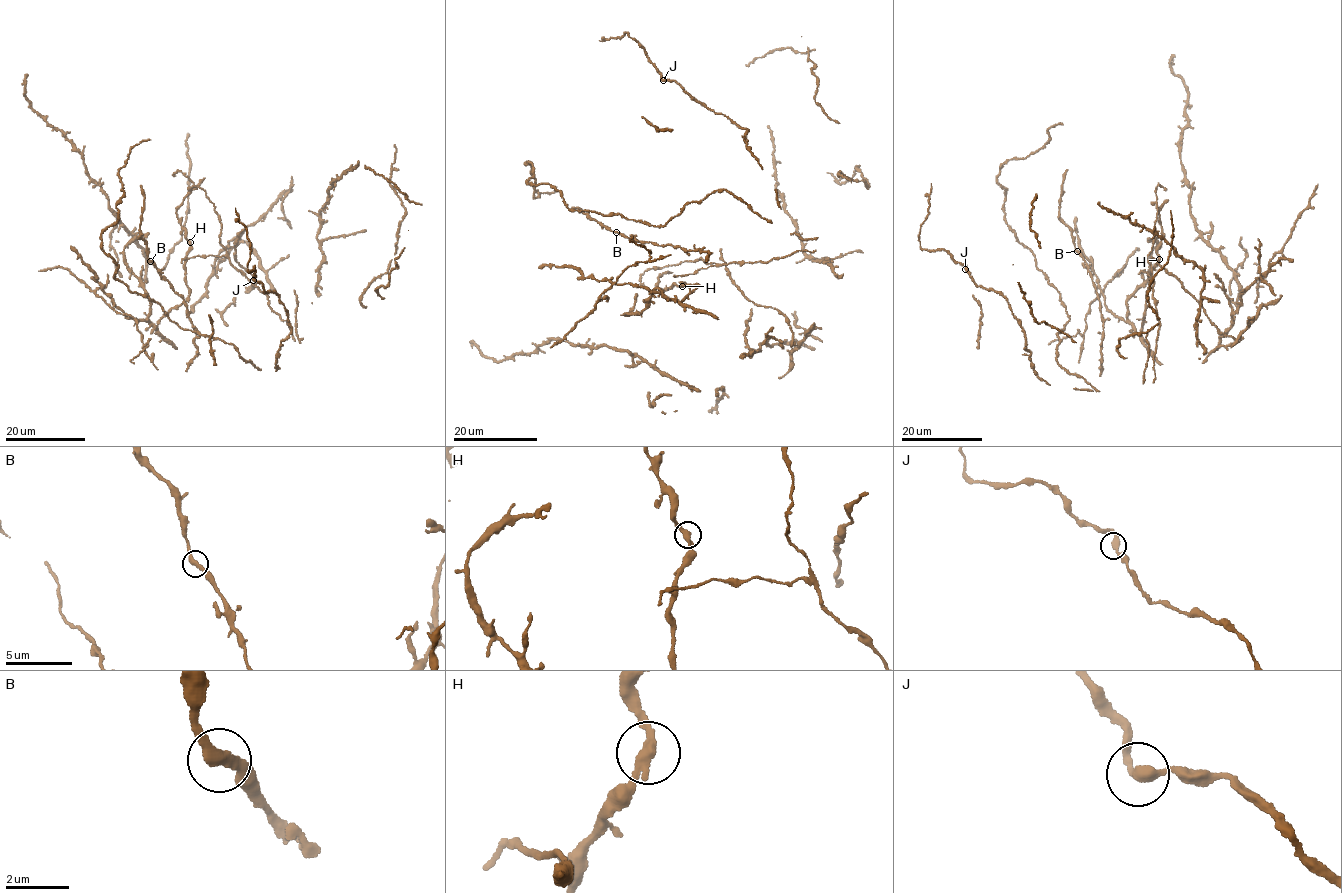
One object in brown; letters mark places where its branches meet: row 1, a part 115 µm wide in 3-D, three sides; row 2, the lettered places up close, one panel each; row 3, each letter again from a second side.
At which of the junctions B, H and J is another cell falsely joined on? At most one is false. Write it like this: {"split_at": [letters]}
{"split_at": []}

